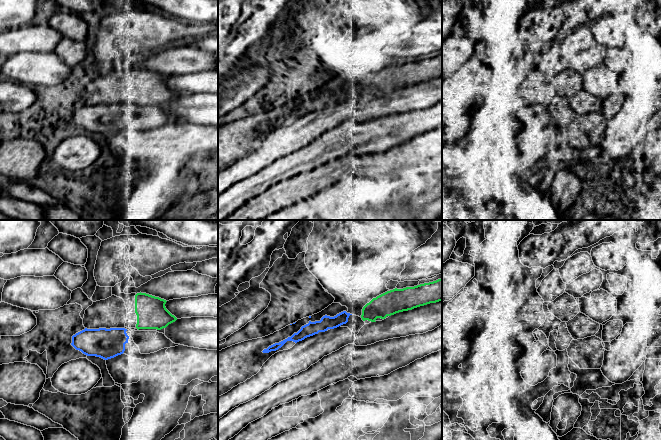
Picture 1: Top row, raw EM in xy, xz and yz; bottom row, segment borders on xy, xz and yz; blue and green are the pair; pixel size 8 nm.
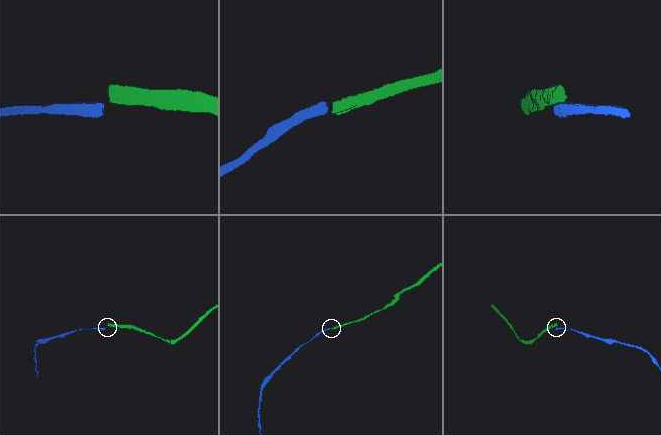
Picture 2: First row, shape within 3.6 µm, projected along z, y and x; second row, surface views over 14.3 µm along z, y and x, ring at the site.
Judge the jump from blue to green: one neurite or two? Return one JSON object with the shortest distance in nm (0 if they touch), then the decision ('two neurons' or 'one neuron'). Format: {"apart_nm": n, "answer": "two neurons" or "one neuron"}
{"apart_nm": 80, "answer": "two neurons"}

